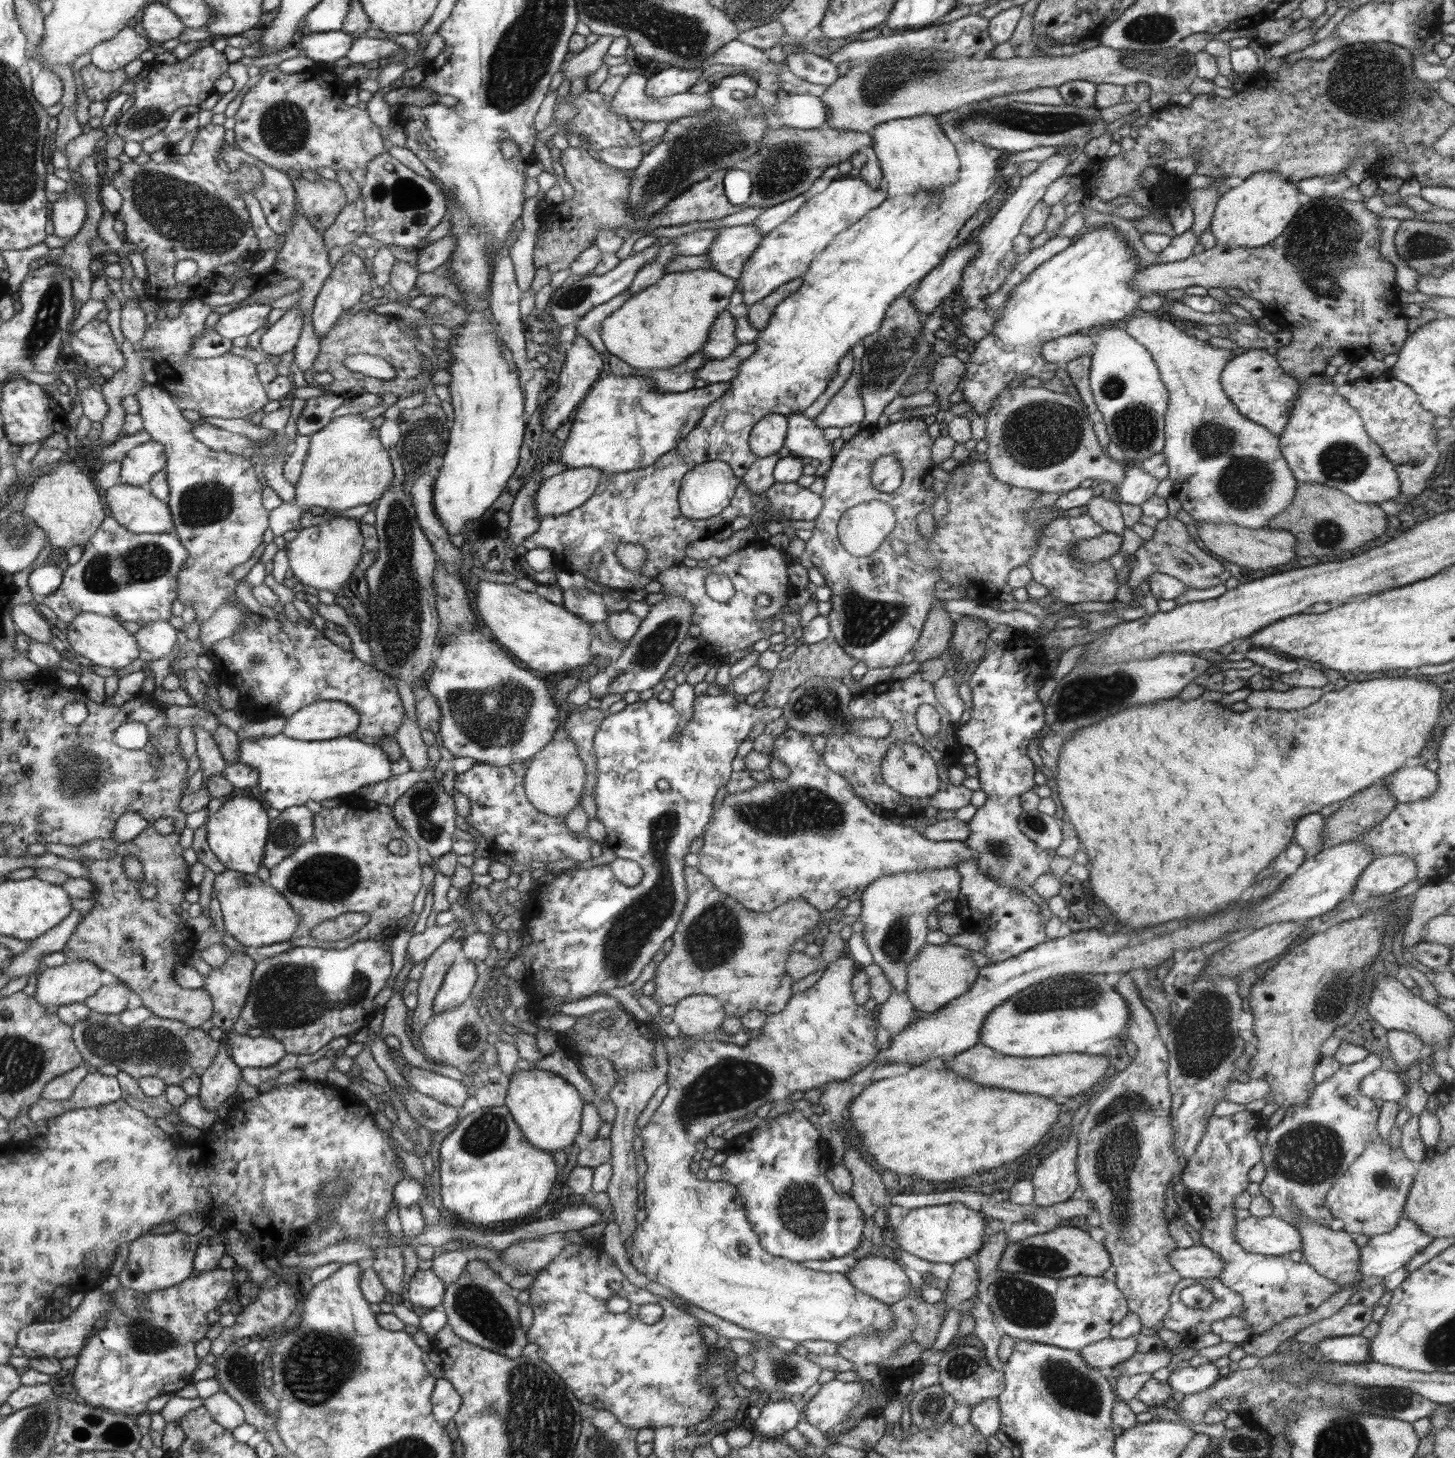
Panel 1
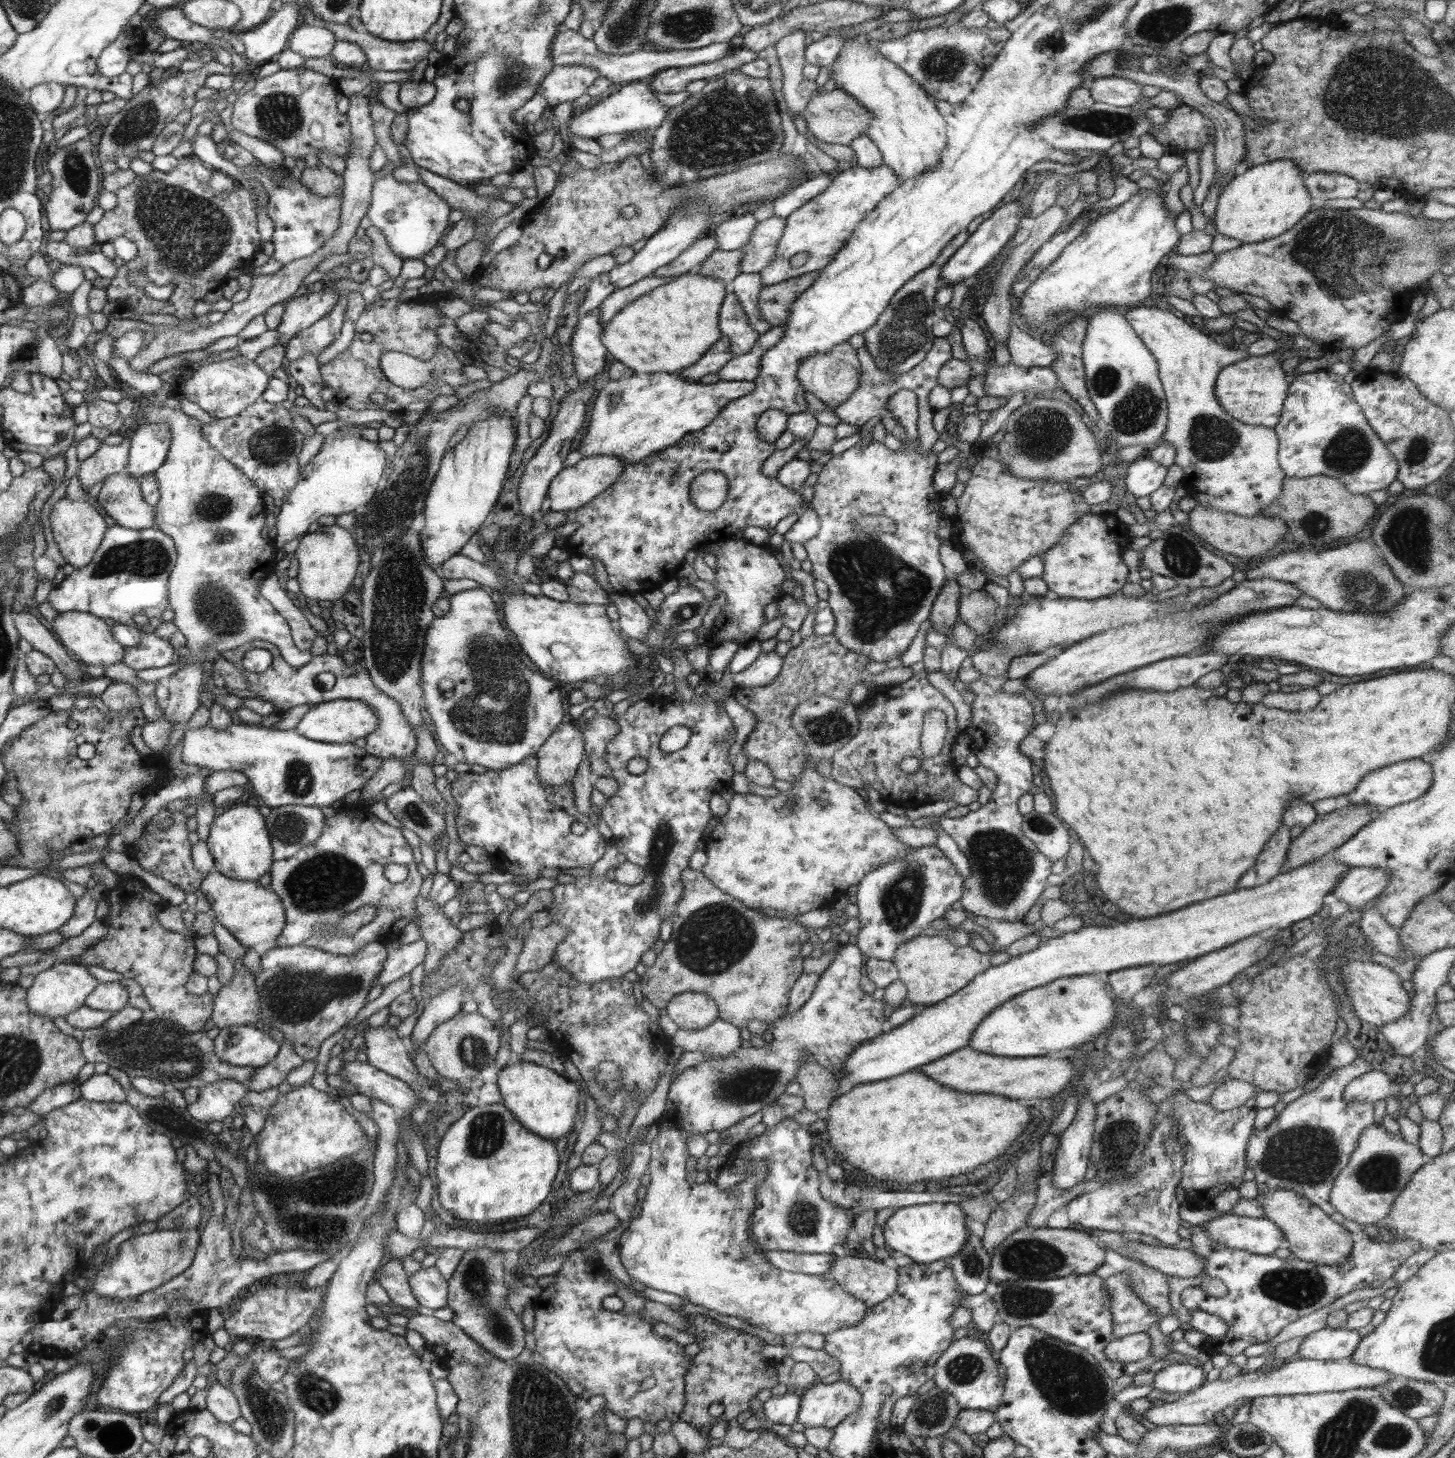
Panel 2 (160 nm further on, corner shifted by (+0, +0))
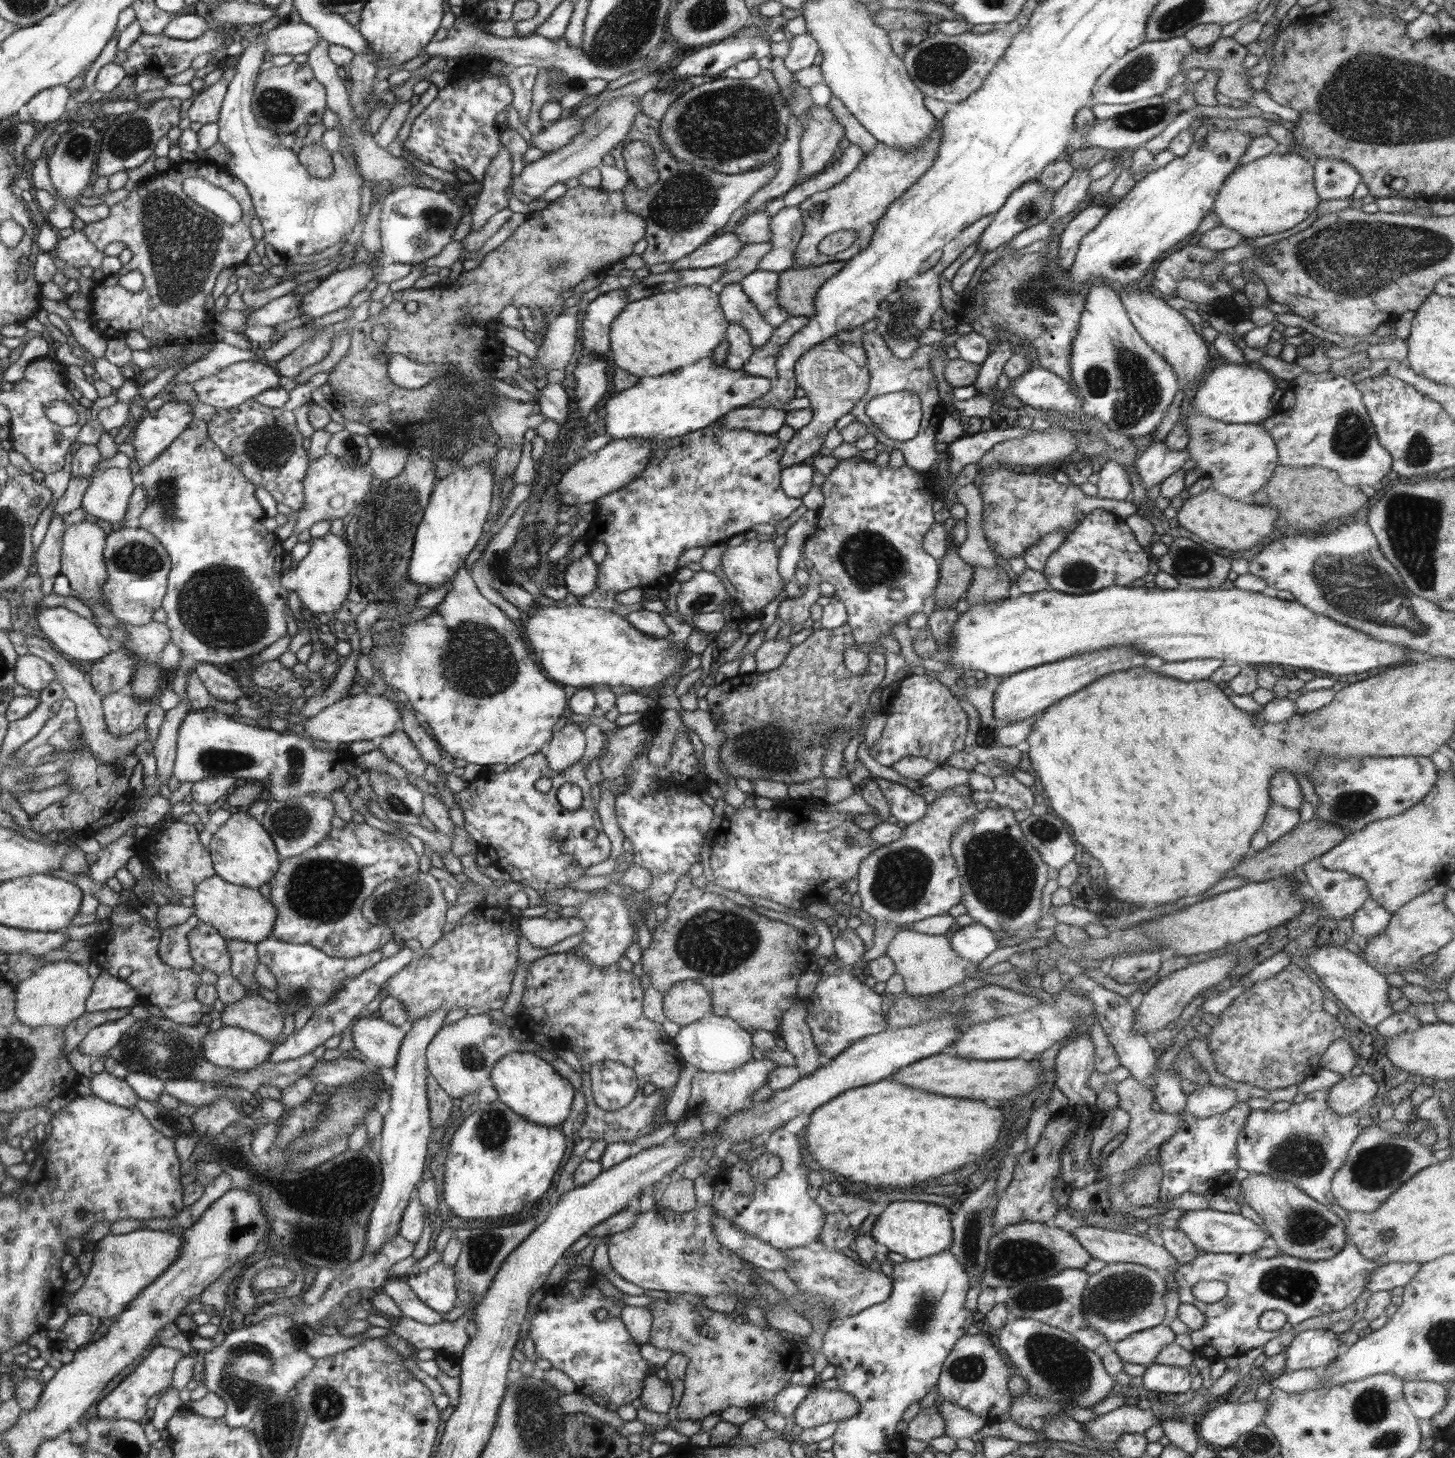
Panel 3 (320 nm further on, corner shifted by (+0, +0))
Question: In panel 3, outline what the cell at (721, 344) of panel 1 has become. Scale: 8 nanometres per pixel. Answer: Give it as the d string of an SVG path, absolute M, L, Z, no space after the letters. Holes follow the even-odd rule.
M740 283L725 284L719 298L728 322L740 323L757 348L770 340L775 328L766 322L765 316L755 307Z

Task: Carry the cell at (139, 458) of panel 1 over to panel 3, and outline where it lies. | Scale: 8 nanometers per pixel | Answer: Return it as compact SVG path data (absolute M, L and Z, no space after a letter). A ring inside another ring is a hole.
M185 400L165 402L157 410L147 411L129 438L136 449L132 462L139 469L146 468L185 432L193 418L192 405Z

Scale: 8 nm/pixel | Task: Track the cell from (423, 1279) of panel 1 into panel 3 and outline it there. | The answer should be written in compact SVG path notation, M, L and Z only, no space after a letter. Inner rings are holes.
M444 1261L436 1262L425 1273L410 1274L406 1282L424 1304L441 1315L456 1307L459 1292L456 1292L454 1268Z

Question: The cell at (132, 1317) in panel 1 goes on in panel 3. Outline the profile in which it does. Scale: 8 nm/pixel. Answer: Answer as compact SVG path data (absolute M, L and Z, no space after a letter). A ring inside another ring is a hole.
M157 1345L151 1353L144 1358L143 1362L128 1378L124 1378L121 1383L106 1398L96 1403L93 1415L97 1418L124 1418L126 1420L144 1420L146 1418L146 1402L148 1398L152 1398L154 1394L160 1394L172 1386L172 1370L176 1366L176 1362L182 1358L182 1352L178 1349Z

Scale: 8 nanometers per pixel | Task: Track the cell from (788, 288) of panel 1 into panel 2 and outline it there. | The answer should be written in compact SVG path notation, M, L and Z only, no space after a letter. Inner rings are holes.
M818 271L765 286L758 297L760 314L773 327L784 325L788 320L792 304L814 284L816 277L818 277Z

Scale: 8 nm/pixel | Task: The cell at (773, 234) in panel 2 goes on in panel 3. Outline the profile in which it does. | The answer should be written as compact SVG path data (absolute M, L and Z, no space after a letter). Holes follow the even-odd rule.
M799 206L782 208L775 216L771 216L769 228L770 232L773 234L770 240L772 248L758 263L758 270L780 274L789 270L794 265L795 250L799 245L799 240L801 240L802 233L805 229L801 208Z

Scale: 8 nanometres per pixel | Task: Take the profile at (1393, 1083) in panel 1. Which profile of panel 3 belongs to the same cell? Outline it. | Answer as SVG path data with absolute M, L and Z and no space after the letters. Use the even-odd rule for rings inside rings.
M1347 1074L1343 1079L1330 1087L1328 1109L1340 1116L1356 1113L1370 1099L1374 1099L1380 1088L1376 1081L1367 1074L1354 1076Z

